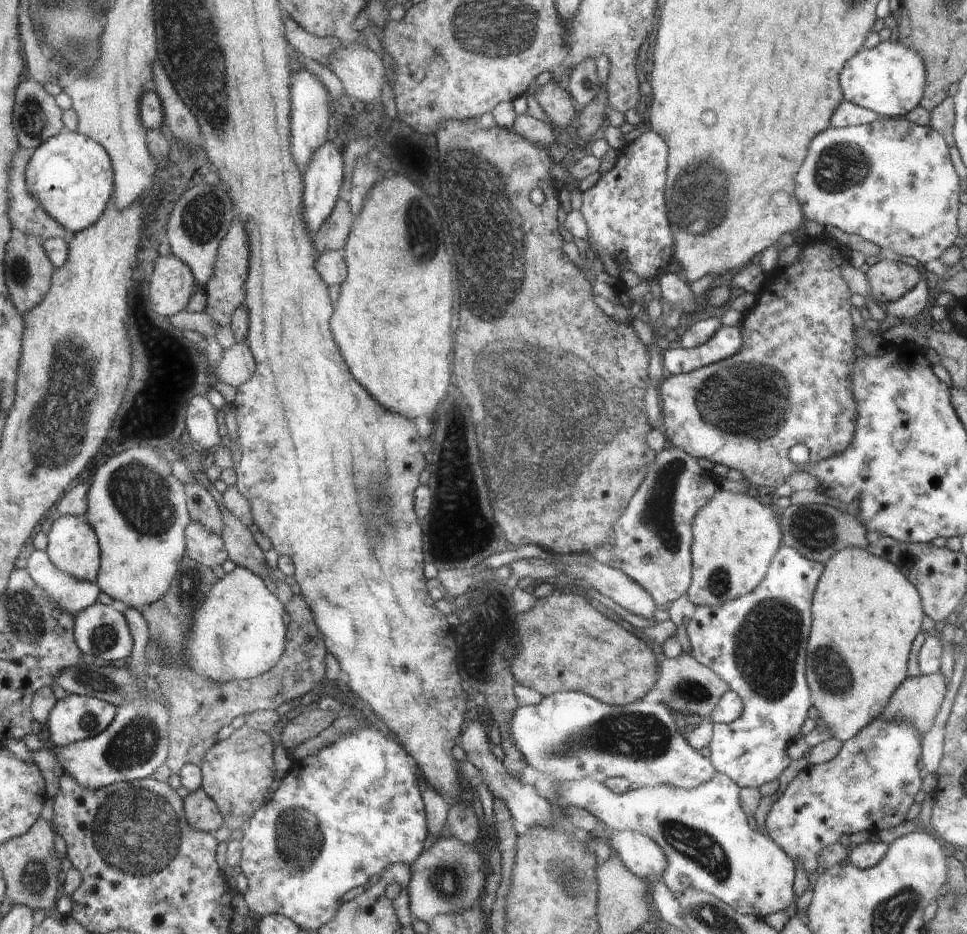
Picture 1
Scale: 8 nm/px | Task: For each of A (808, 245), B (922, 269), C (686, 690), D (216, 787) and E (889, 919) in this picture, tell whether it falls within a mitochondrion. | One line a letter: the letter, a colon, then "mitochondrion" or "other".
A: other
B: other
C: mitochondrion
D: other
E: mitochondrion

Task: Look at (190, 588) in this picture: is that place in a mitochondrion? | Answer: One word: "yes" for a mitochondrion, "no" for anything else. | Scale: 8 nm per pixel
yes

